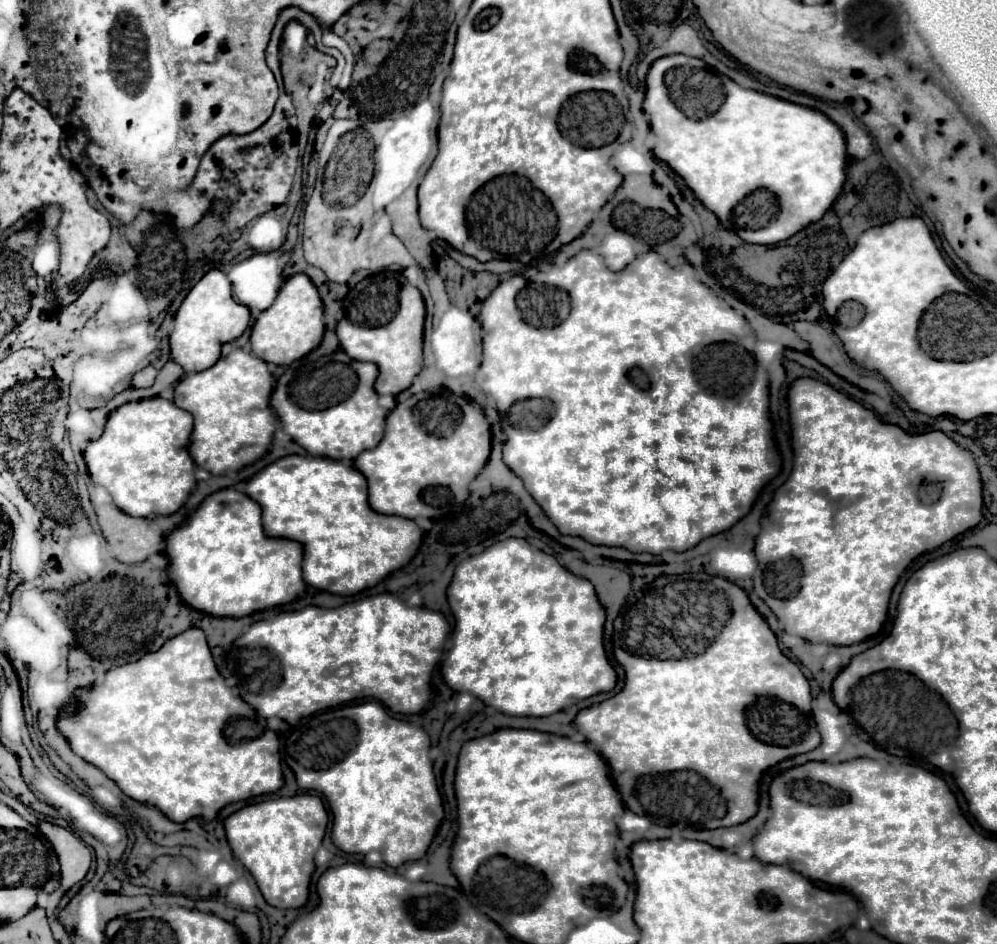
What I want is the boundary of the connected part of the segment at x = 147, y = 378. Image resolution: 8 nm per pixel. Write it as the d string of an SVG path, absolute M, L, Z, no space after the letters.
M147 365L145 369L141 369L133 375L131 385L133 387L151 387L153 381L155 381L155 375L157 375L157 369L153 365Z

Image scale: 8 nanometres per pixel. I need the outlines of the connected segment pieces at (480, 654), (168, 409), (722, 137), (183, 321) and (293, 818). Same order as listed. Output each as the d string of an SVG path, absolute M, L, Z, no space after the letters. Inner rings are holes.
M509 537L505 541L499 541L491 547L487 547L485 551L467 557L463 563L457 565L453 579L447 587L447 601L451 607L451 613L455 617L455 629L451 635L451 645L447 649L447 655L441 663L441 677L447 683L447 687L451 687L453 691L467 691L473 697L481 699L487 707L493 707L501 713L507 715L525 715L525 717L543 717L543 715L551 715L557 713L565 707L571 707L573 703L587 699L591 695L603 693L603 691L611 691L615 687L617 675L611 667L611 663L607 661L607 655L603 651L603 623L605 623L605 611L603 607L597 603L595 597L595 589L593 585L583 579L577 577L573 573L569 573L565 567L559 565L559 561L547 553L535 551L525 539L517 539L517 537Z
M161 397L129 401L117 407L107 417L103 435L89 441L83 451L91 481L105 487L113 503L127 515L175 513L195 487L195 463L187 453L191 427L191 413Z
M667 55L667 57L661 57L661 59L657 59L657 61L653 61L653 65L651 65L651 69L649 69L649 73L647 73L647 77L645 77L645 101L643 101L643 111L645 111L645 115L649 117L649 127L651 127L651 131L653 131L653 135L657 137L657 145L655 145L655 149L653 149L653 153L655 153L655 157L657 159L661 159L661 161L665 161L679 177L683 177L683 181L685 181L685 185L693 191L693 195L709 209L709 211L713 211L717 217L719 217L719 221L723 221L723 223L729 223L729 225L723 225L723 227L727 227L727 229L733 229L739 237L743 237L747 243L759 243L759 245L777 245L779 241L785 241L785 239L789 239L791 235L795 235L799 229L803 229L805 225L809 225L809 223L813 223L813 221L819 221L823 215L825 215L825 211L831 207L831 203L835 201L835 195L839 195L839 191L841 191L841 187L843 187L843 179L845 179L845 165L847 165L847 153L845 153L845 137L843 137L843 131L827 117L827 115L823 115L823 113L819 113L819 111L815 111L815 109L809 109L809 107L803 107L803 105L795 105L795 103L789 103L789 101L783 101L783 99L777 99L777 97L771 97L771 95L765 95L765 93L759 93L759 91L753 91L753 89L745 89L745 87L741 87L741 85L737 85L735 81L731 81L729 77L725 77L725 75L721 75L721 73L713 73L713 71L707 71L707 69L695 69L693 67L693 61L691 61L691 65L687 63L687 57L685 55ZM757 187L765 187L763 191L765 193L769 193L775 201L773 201L773 213L769 215L769 219L767 219L767 223L759 223L759 217L763 217L763 215L759 215L759 209L761 207L753 207L751 205L751 201L745 197L747 193L751 195L751 191L753 193L759 193L759 189Z
M221 269L207 271L187 293L173 319L173 331L169 335L171 359L183 367L185 373L205 371L215 365L223 343L237 339L249 325L251 313L231 297L231 283Z
M317 795L277 797L253 805L245 805L225 819L225 837L233 855L257 881L265 901L273 907L301 907L309 897L309 881L315 869L313 855L321 847L327 811Z

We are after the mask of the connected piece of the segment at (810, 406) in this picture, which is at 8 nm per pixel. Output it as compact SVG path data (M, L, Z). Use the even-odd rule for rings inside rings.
M799 377L791 383L787 391L787 403L789 403L789 423L791 423L791 447L793 447L793 471L789 479L775 491L771 503L767 505L765 513L761 515L761 531L755 537L755 557L761 565L763 571L763 583L769 593L769 597L777 599L781 607L771 607L779 619L779 623L785 625L785 631L789 635L799 635L809 643L827 643L827 645L853 645L859 643L871 635L875 635L885 617L887 617L887 607L889 607L889 595L901 577L901 573L907 569L907 565L917 559L921 553L935 549L943 545L945 541L957 537L959 533L965 533L967 529L975 527L981 519L981 481L979 481L979 471L973 461L973 455L959 447L953 439L949 439L943 431L931 431L923 435L909 435L901 427L887 425L875 417L873 411L865 409L857 401L849 399L847 395L835 391L831 385L811 379L811 377ZM921 487L937 487L939 497L923 501L921 499Z

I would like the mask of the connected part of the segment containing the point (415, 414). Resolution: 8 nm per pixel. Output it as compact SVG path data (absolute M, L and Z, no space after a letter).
M439 389L433 393L417 393L403 403L397 403L387 415L385 437L375 449L355 457L355 469L361 471L369 483L369 507L373 511L405 519L441 517L451 507L465 503L467 485L485 467L489 459L487 451L491 451L491 427L481 407L463 395Z

